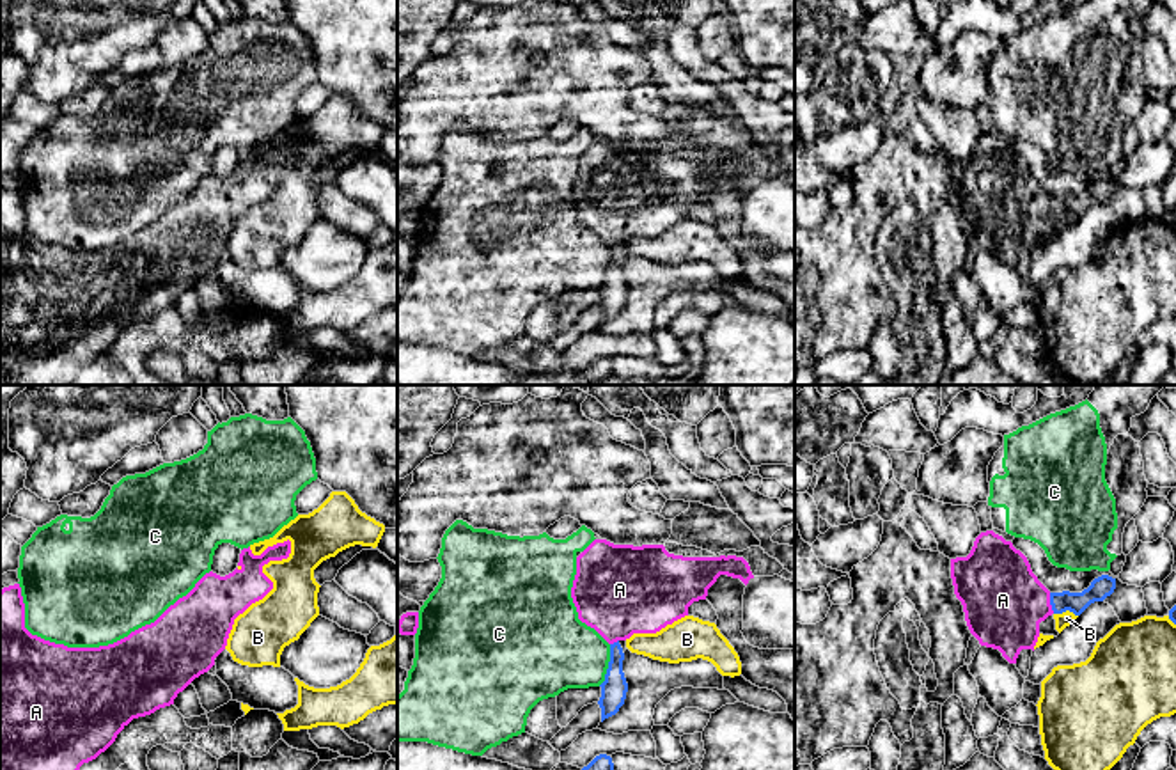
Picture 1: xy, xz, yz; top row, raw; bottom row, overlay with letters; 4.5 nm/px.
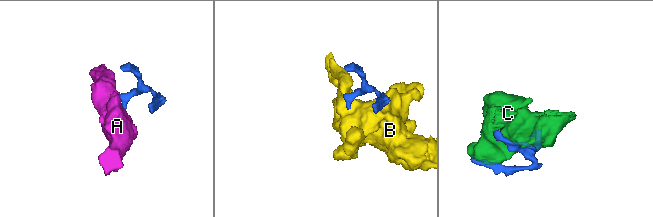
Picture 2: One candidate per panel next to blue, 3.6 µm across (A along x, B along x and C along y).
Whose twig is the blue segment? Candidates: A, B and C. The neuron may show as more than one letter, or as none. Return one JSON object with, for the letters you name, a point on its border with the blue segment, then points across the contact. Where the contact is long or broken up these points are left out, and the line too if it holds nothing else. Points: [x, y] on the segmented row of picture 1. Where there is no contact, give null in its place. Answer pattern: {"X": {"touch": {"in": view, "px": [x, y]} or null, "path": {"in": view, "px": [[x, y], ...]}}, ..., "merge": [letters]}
{"A": {"touch": {"in": "yz", "px": [1050, 604]}}, "merge": ["A"]}

